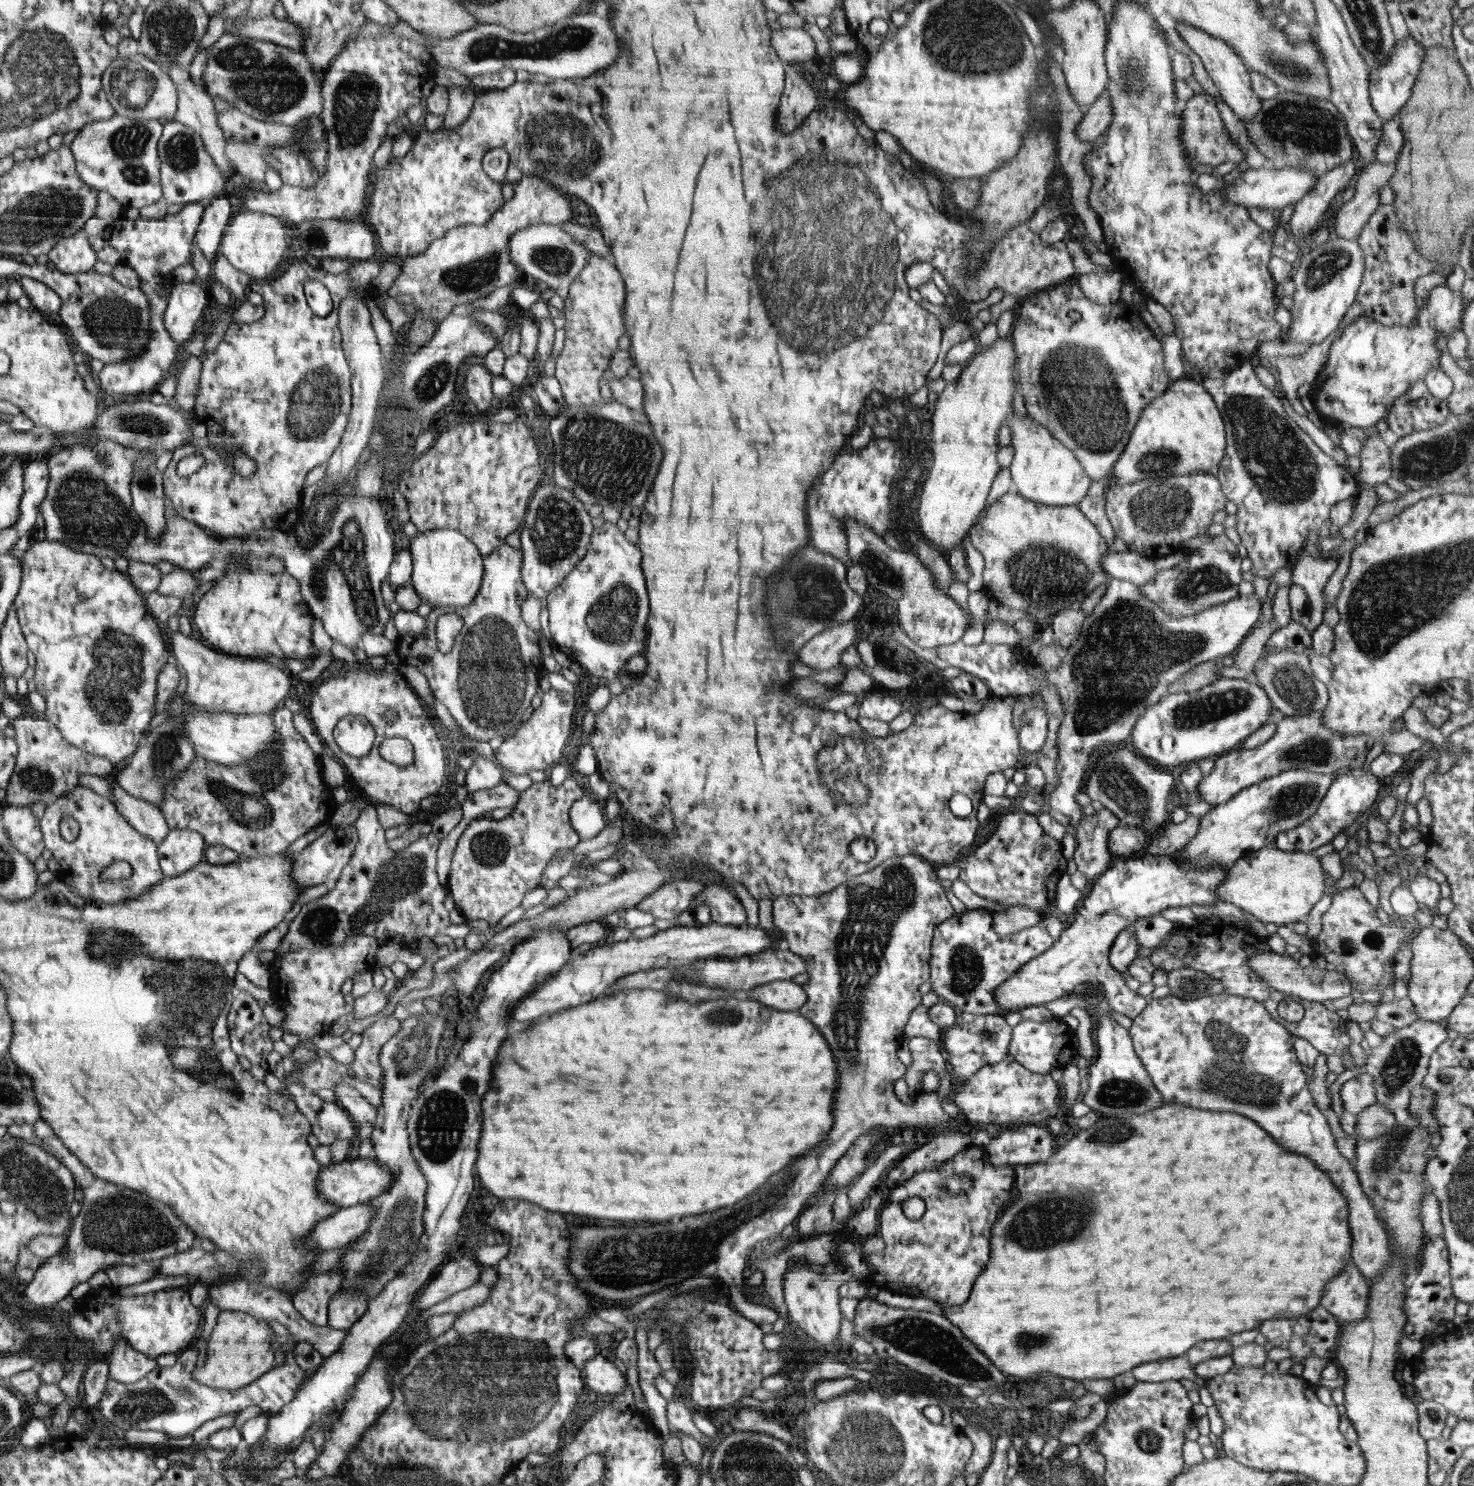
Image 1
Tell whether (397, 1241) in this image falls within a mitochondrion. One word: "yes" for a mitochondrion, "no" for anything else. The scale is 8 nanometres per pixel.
yes

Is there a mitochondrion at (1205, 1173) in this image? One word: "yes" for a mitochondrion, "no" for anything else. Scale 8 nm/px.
no

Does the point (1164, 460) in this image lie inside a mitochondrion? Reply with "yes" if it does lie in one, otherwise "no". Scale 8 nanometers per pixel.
yes

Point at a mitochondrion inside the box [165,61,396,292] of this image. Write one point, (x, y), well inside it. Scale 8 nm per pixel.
(356, 101)

